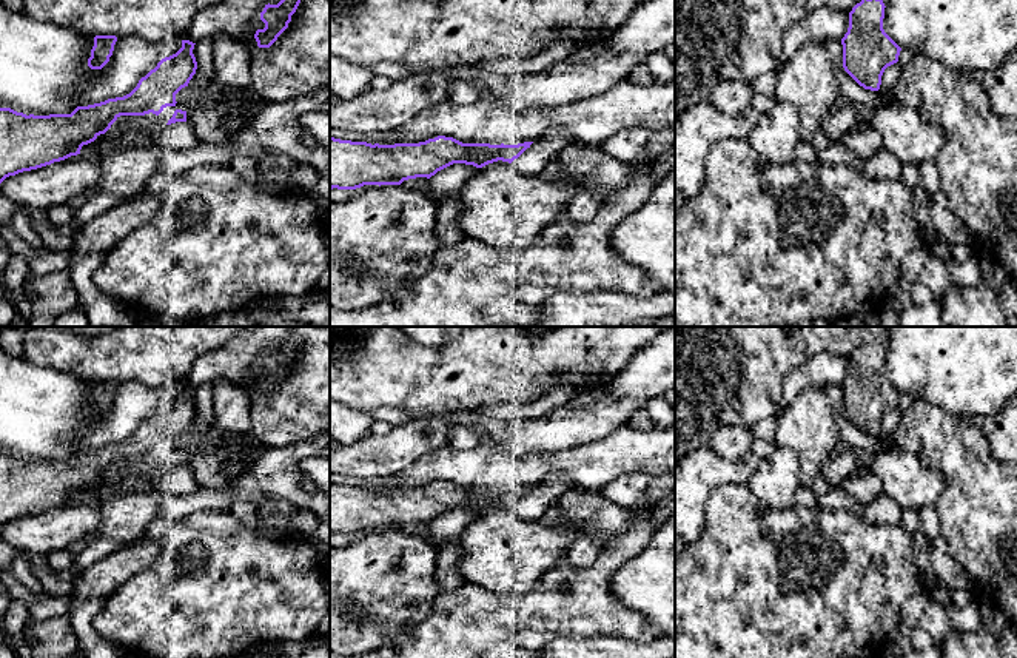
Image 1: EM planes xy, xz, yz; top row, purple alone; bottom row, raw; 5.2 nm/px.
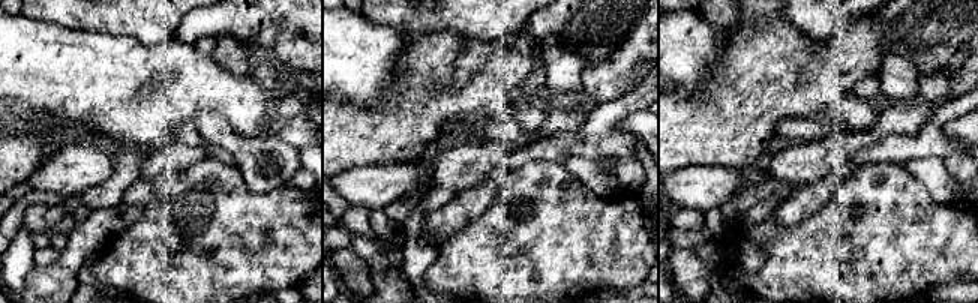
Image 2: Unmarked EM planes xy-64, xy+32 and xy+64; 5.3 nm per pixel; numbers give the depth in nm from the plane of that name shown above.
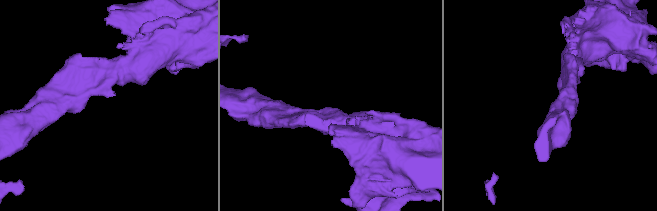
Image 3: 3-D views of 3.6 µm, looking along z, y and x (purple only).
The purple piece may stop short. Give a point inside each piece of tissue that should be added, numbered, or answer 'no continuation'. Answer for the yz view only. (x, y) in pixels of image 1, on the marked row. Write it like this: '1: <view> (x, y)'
no continuation

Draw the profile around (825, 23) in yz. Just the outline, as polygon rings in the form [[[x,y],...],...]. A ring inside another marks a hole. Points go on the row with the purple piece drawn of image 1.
[[[820,6],[806,18],[792,25],[783,37],[783,54],[778,59],[777,72],[789,57],[806,42],[841,40],[849,28],[849,12]]]

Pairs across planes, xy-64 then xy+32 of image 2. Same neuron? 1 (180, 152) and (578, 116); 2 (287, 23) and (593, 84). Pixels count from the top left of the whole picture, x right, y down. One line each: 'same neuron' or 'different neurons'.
1: different neurons
2: same neuron

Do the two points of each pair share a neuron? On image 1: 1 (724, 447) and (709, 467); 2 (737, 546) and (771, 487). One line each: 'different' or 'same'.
1: different
2: different

